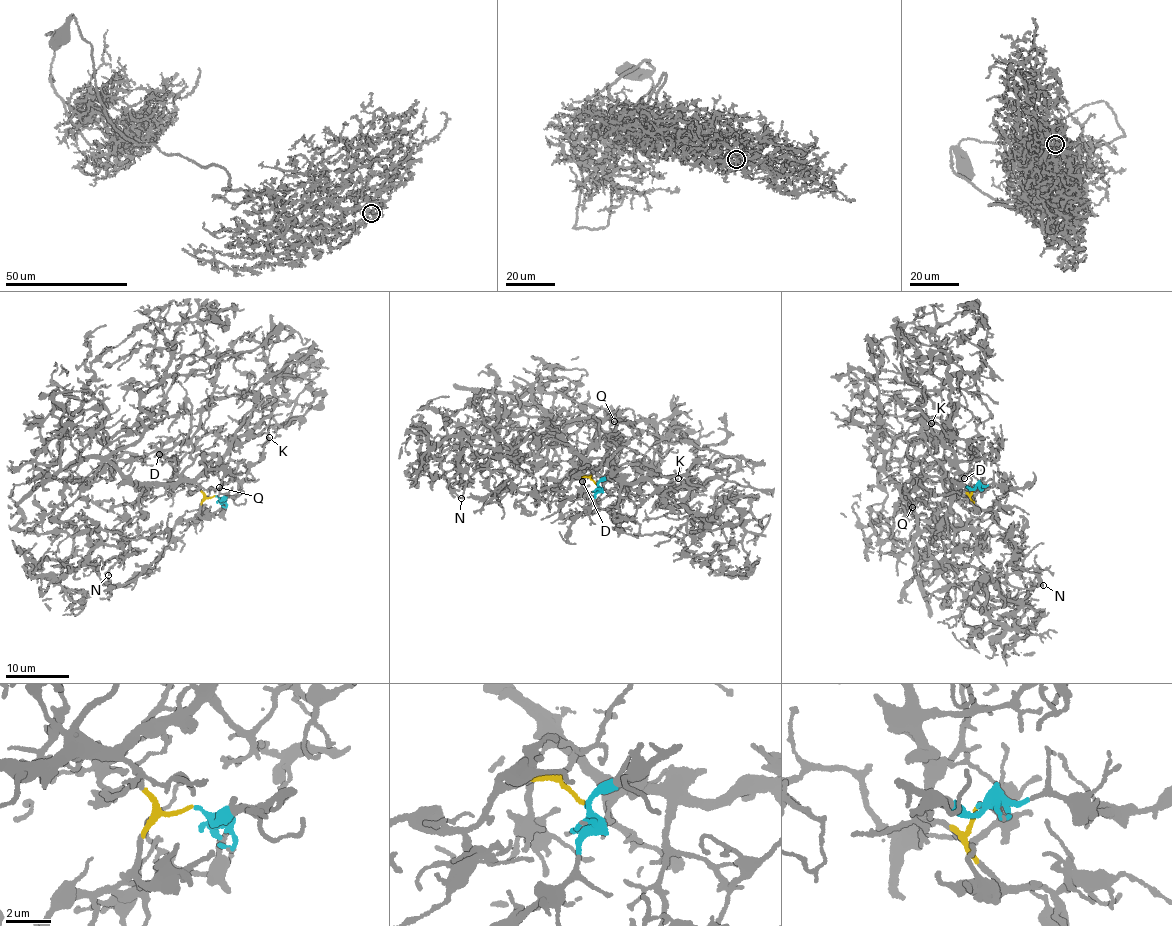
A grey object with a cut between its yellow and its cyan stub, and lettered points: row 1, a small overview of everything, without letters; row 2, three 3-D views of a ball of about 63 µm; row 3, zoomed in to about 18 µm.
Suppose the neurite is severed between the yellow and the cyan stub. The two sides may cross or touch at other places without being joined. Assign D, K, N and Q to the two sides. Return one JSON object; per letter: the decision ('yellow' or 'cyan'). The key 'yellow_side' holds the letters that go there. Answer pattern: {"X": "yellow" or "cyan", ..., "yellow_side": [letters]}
{"D": "yellow", "K": "yellow", "N": "yellow", "Q": "yellow", "yellow_side": ["D", "K", "N", "Q"]}

